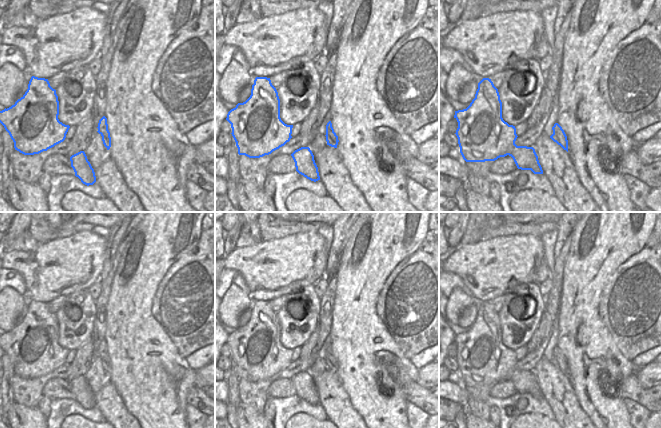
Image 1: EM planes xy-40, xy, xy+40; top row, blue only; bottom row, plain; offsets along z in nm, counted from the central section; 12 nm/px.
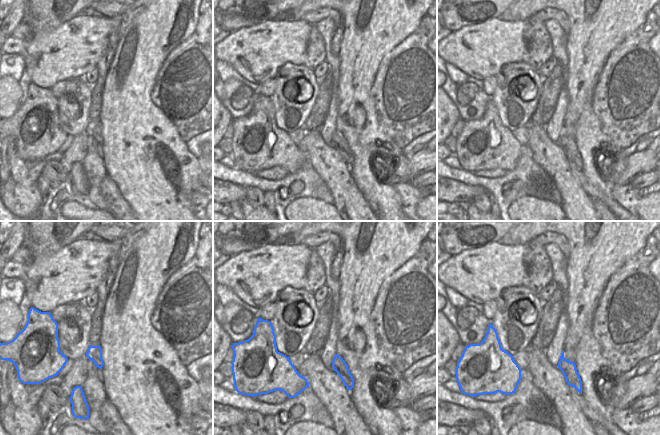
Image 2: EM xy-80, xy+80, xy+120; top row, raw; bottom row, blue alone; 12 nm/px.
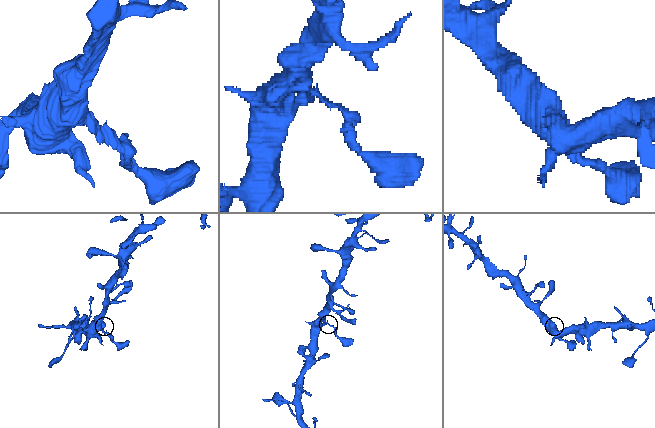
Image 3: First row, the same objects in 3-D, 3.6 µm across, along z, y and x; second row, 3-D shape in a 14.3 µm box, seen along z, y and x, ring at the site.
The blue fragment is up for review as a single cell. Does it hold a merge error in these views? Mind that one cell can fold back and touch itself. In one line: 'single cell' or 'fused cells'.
fused cells

